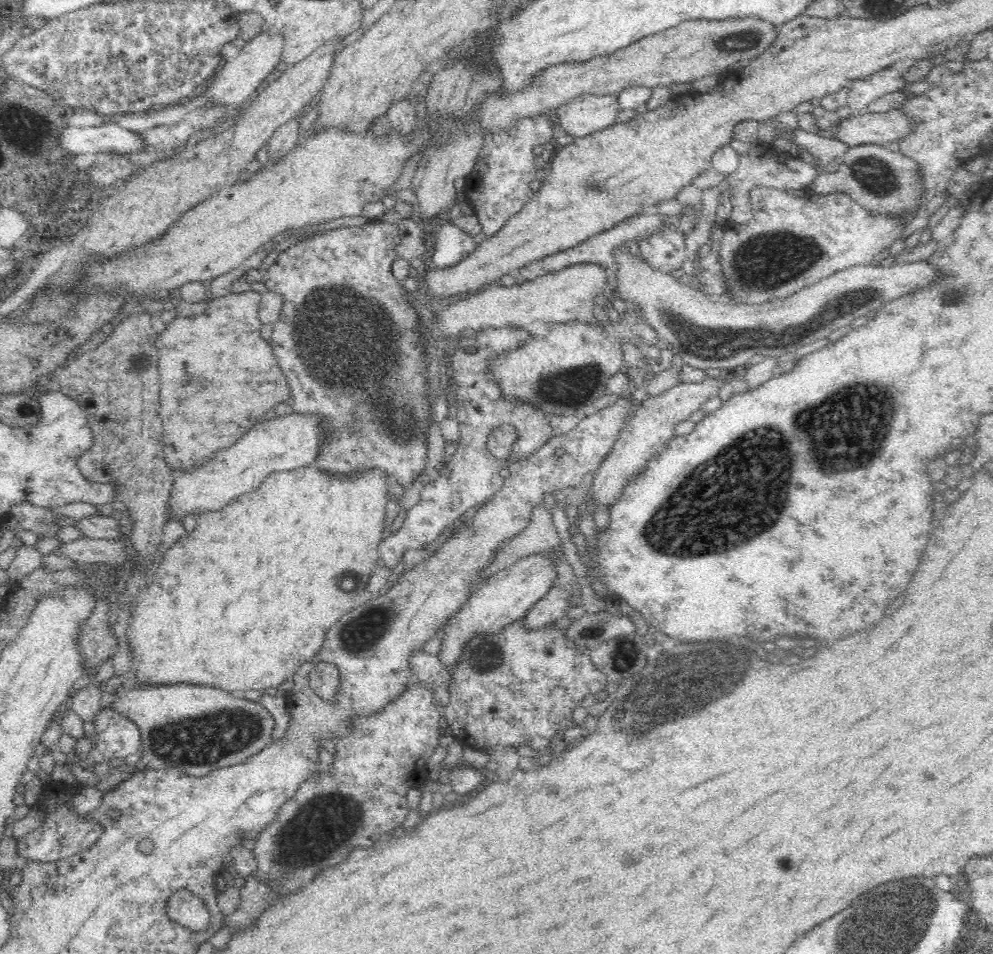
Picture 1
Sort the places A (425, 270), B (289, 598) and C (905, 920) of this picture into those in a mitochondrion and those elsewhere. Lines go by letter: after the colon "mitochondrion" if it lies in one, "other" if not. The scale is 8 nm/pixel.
A: other
B: other
C: mitochondrion

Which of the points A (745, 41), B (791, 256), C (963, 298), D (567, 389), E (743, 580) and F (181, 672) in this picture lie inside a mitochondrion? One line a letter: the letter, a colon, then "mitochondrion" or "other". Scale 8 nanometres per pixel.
A: mitochondrion
B: mitochondrion
C: mitochondrion
D: mitochondrion
E: other
F: other

